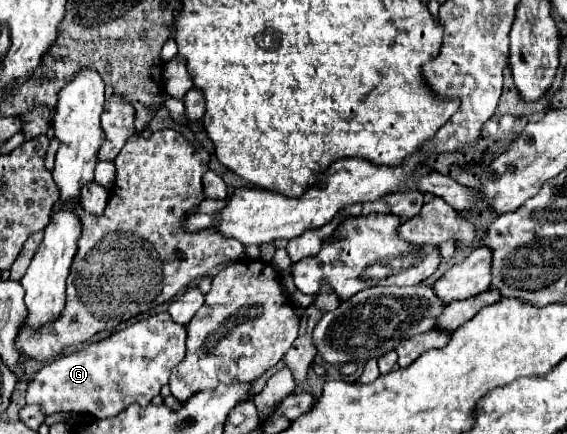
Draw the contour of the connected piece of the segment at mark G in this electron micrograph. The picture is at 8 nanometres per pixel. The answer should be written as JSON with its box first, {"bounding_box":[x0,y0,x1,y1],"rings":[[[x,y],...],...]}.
{"bounding_box":[26,312,186,418],"rings":[[[160,312],[146,320],[140,320],[96,344],[88,344],[78,352],[60,356],[40,368],[26,386],[26,402],[40,406],[42,414],[54,412],[86,412],[94,418],[110,418],[116,416],[122,408],[130,404],[148,406],[154,396],[160,394],[160,388],[168,384],[172,368],[182,362],[186,354],[186,326],[176,324],[168,312]]]}

